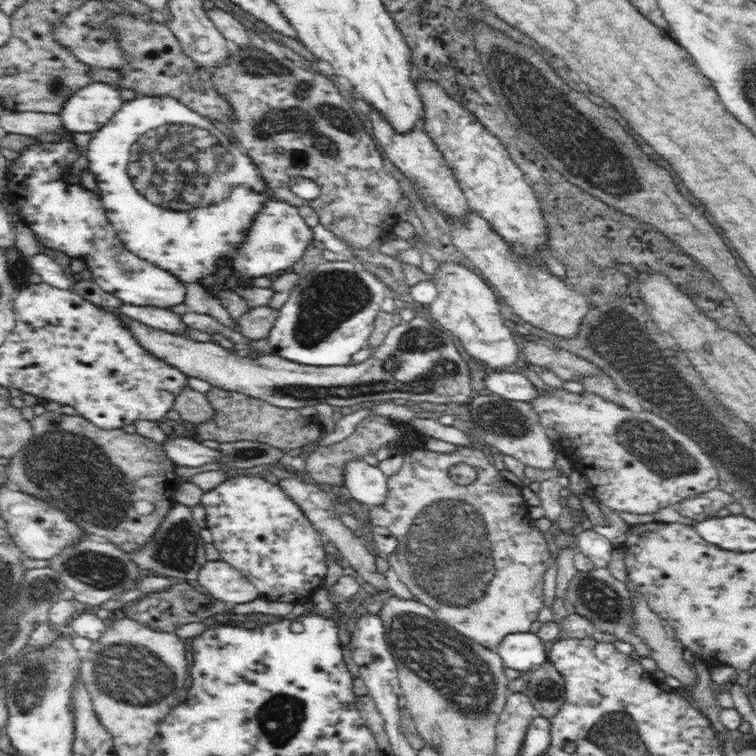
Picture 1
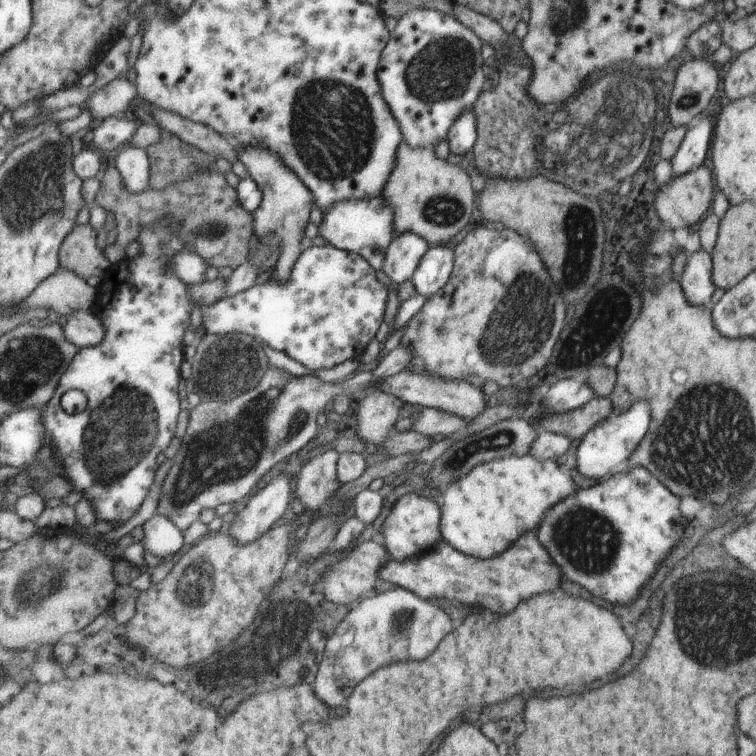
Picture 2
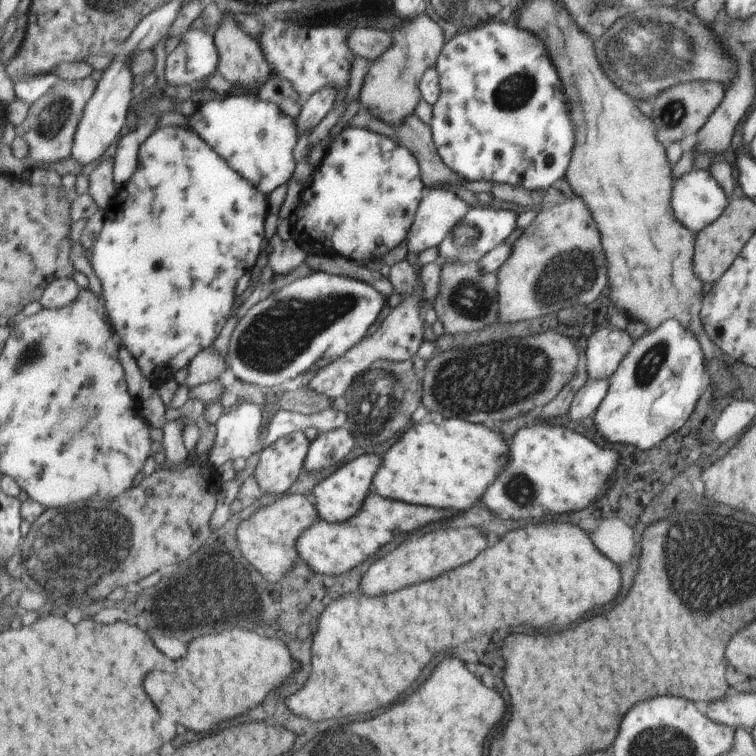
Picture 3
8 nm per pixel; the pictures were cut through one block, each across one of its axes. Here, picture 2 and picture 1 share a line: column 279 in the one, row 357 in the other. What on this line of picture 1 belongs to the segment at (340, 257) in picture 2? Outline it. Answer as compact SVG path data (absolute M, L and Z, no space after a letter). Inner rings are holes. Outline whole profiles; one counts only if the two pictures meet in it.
M320 262L314 264L314 270L308 274L298 276L298 282L288 292L288 300L278 310L278 318L274 320L274 326L270 328L266 342L268 352L282 356L290 362L298 362L300 366L350 366L352 354L360 352L368 346L368 338L374 332L374 324L378 318L380 304L388 296L382 282L378 282L370 272L364 272L364 268L358 268L356 262Z

